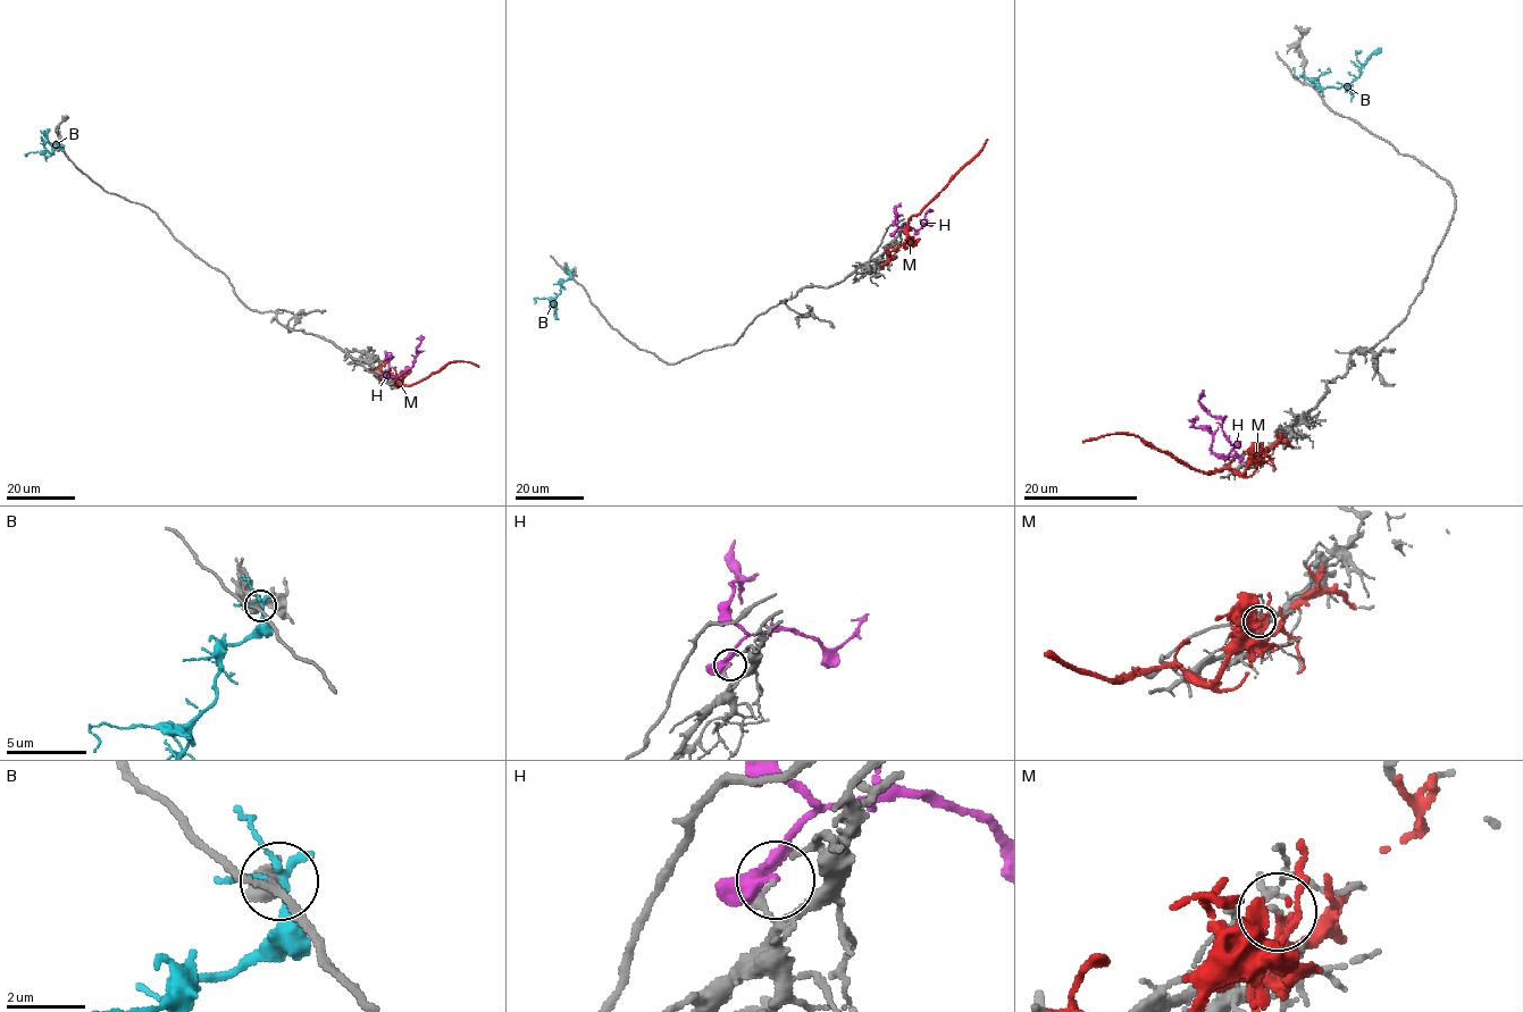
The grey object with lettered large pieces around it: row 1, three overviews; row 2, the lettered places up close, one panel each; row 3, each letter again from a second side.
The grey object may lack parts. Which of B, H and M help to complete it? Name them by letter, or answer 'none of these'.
none of these

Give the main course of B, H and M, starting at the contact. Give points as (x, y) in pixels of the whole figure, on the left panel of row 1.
B: (60, 145), (53, 148), (52, 152), (47, 150), (44, 142), (50, 128)
H: (386, 378), (387, 375), (399, 376), (412, 365), (421, 335)
M: (392, 373), (401, 383), (399, 385), (408, 385), (452, 362), (468, 361), (478, 367)

